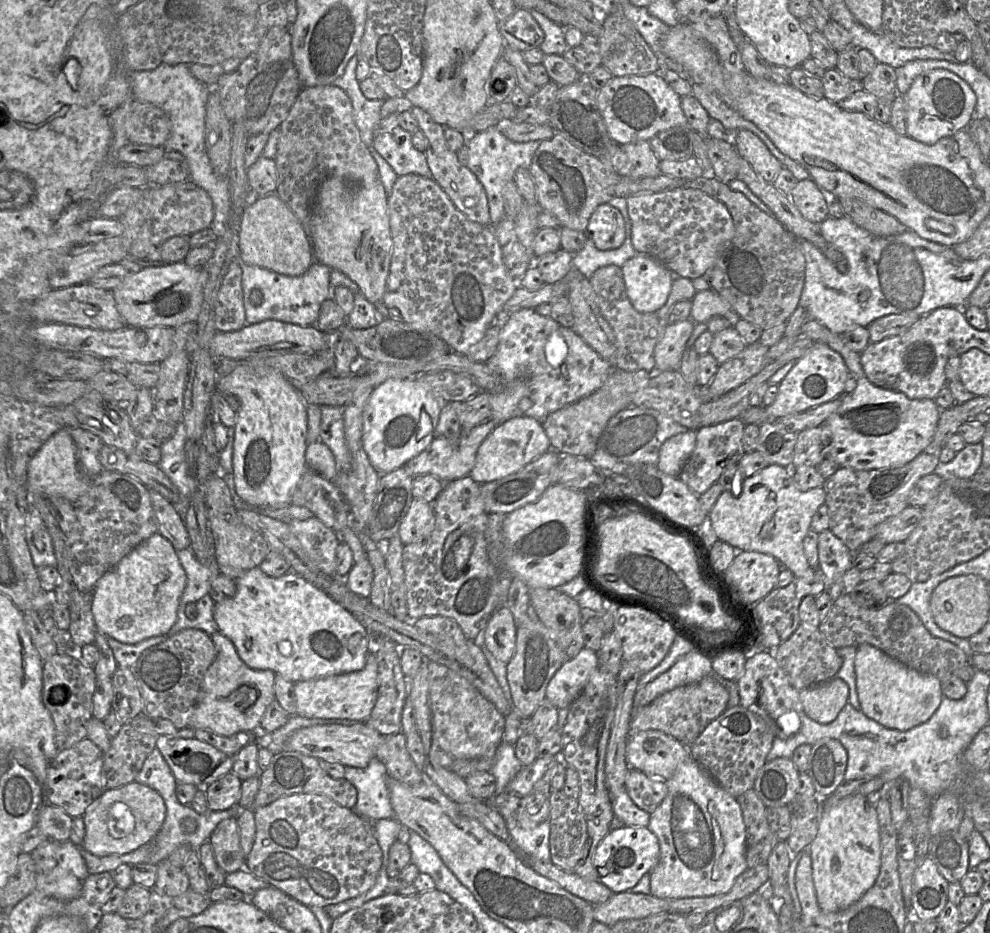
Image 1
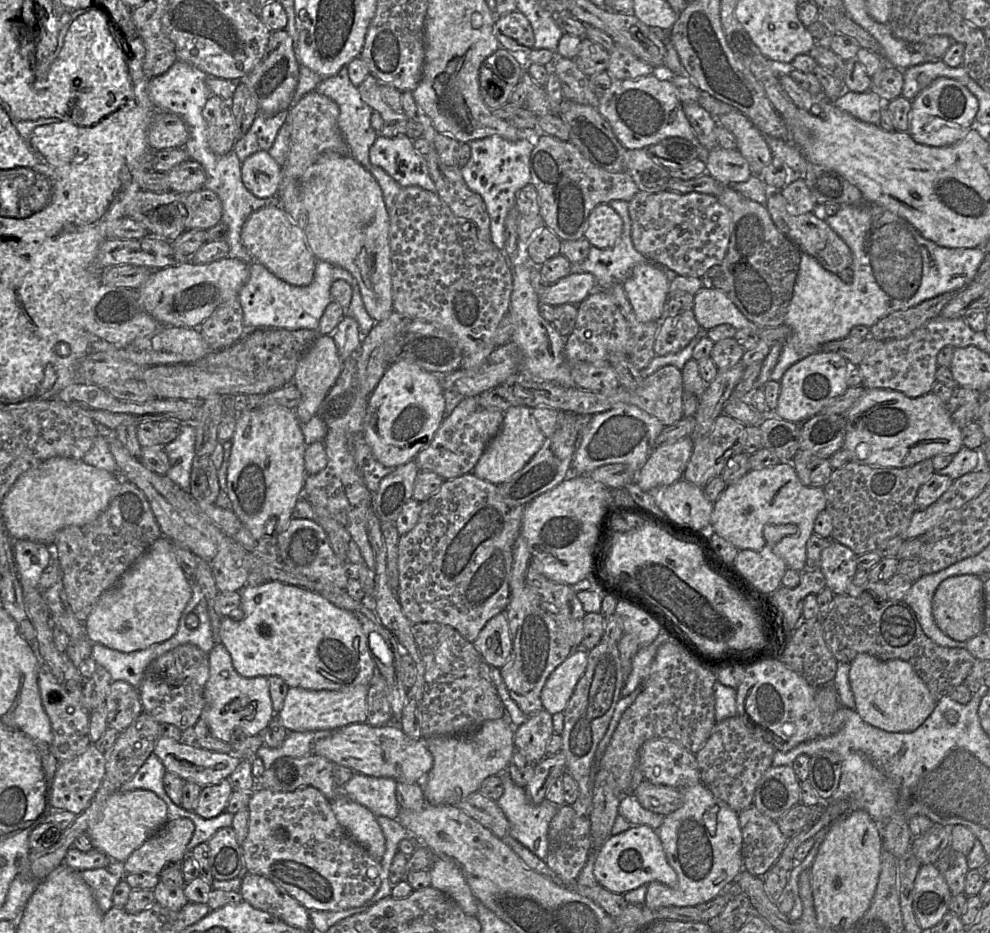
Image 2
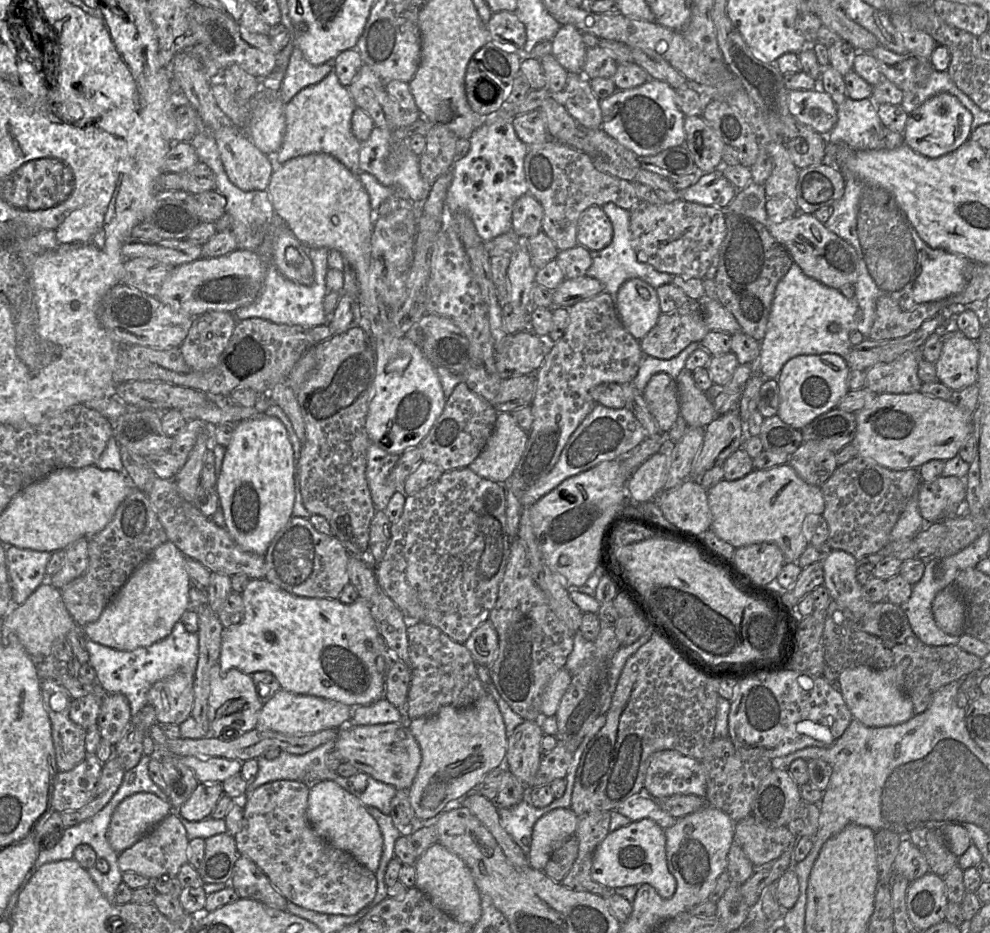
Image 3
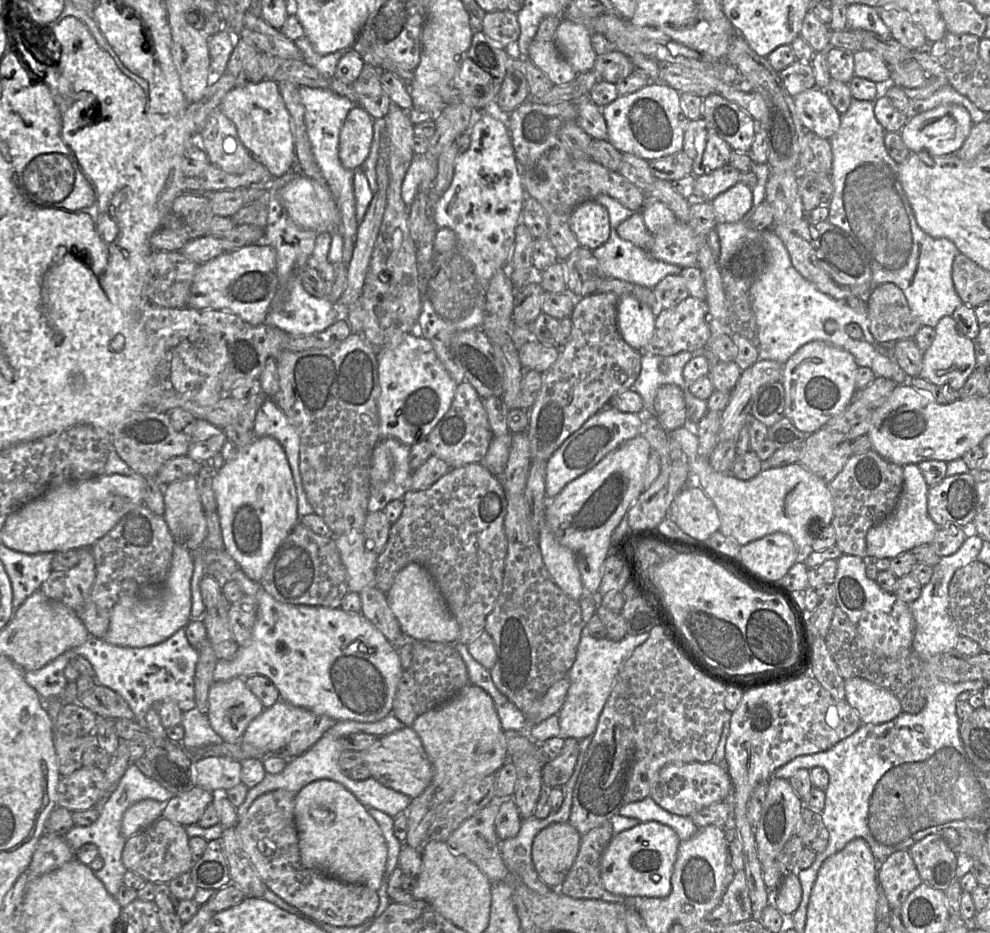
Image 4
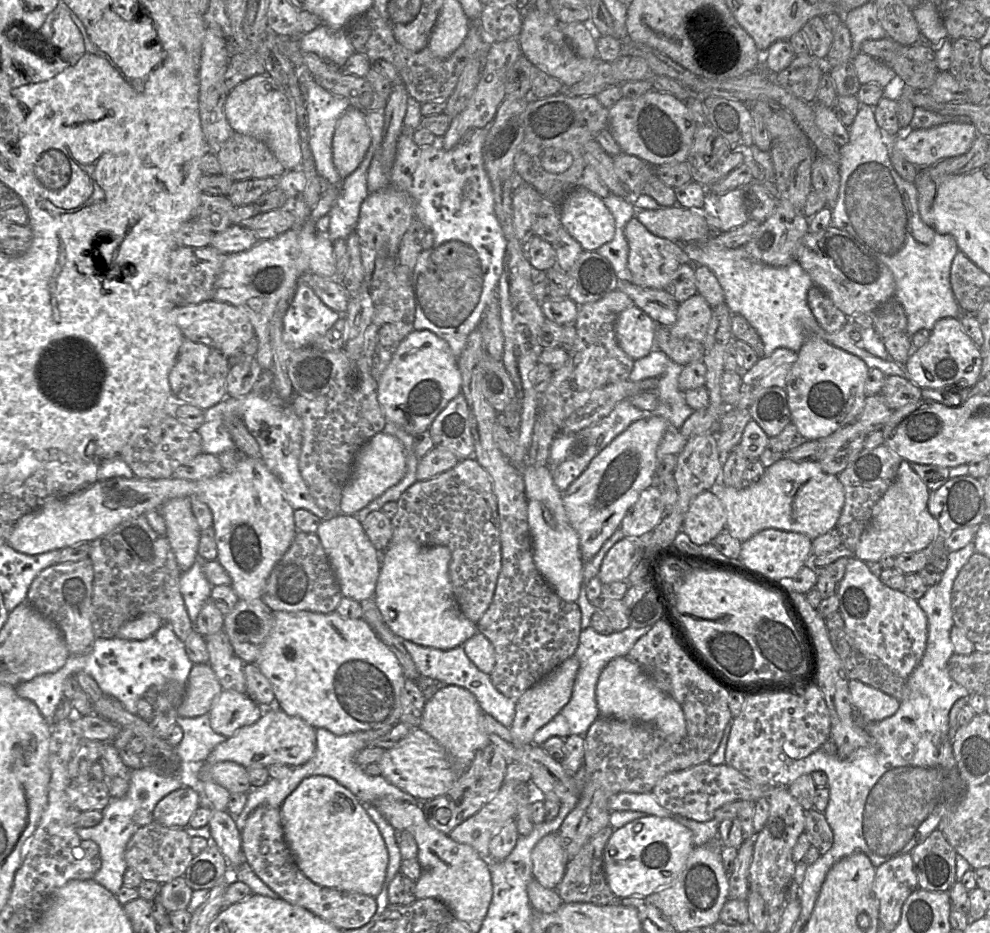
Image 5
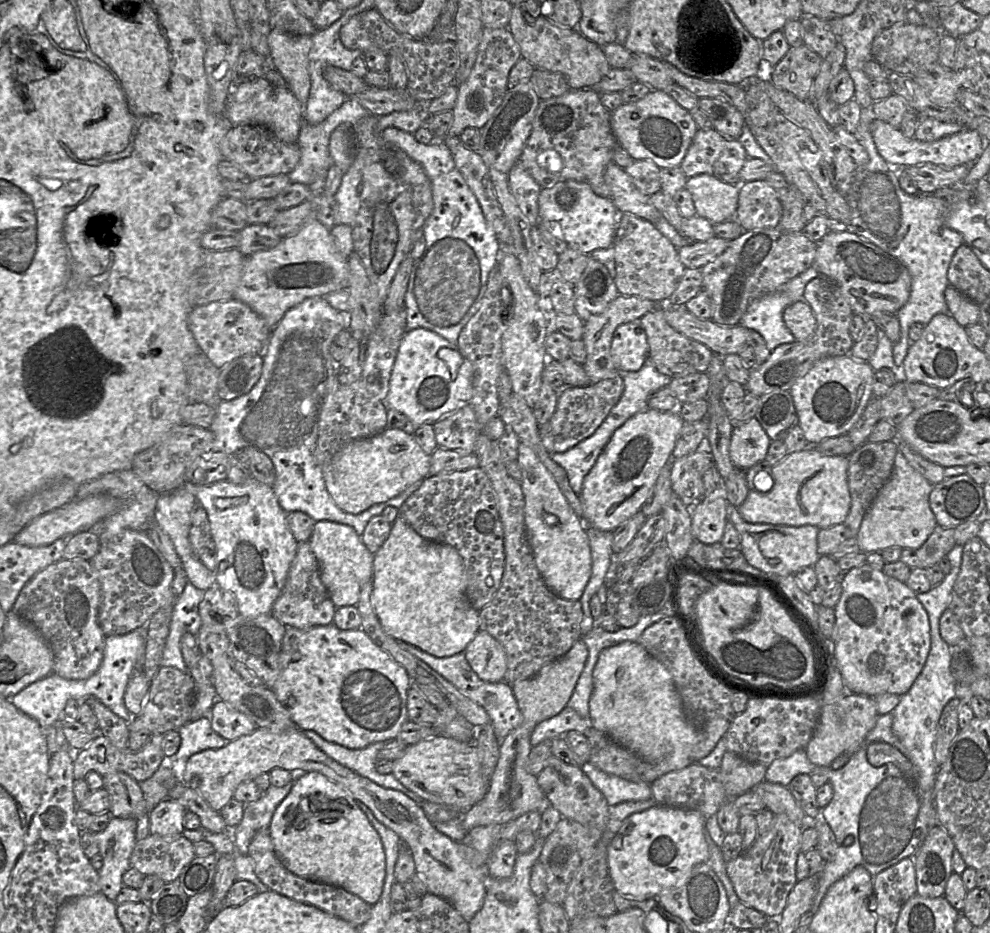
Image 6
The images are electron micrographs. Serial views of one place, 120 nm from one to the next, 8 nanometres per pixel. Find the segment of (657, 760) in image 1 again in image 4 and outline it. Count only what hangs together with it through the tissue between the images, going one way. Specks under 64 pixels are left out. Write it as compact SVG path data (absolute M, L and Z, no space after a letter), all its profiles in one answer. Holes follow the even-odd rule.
M671 762L654 774L650 795L662 808L680 816L689 816L715 802L723 802L733 784L723 764L711 762Z

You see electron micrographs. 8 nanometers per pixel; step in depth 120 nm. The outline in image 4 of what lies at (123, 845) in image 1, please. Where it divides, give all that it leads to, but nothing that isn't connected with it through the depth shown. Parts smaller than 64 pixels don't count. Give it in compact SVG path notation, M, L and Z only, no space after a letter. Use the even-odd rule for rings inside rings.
M145 799L126 810L123 815L121 833L128 840L131 836L155 823L162 817L164 804Z

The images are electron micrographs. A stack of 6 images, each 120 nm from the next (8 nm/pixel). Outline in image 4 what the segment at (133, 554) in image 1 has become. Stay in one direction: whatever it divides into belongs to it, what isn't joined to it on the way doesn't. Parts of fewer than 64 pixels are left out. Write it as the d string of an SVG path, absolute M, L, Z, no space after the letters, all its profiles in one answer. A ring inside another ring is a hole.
M181 542L174 544L172 561L161 585L145 585L138 593L124 593L114 605L103 640L123 647L146 647L168 639L191 620L191 578L193 555Z

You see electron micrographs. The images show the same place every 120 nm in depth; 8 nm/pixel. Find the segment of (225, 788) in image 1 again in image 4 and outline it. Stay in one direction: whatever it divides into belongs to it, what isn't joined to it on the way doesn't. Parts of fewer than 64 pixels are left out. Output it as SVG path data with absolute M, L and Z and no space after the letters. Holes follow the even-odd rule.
M195 786L164 804L162 818L182 826L197 824L217 793Z

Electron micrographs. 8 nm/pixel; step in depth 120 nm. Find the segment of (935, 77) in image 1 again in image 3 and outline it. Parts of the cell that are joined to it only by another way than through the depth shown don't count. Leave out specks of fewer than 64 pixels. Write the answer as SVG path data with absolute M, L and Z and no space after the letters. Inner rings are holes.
M947 92L939 93L909 114L903 132L904 141L917 153L937 158L956 150L969 139L972 120L972 113L956 96Z

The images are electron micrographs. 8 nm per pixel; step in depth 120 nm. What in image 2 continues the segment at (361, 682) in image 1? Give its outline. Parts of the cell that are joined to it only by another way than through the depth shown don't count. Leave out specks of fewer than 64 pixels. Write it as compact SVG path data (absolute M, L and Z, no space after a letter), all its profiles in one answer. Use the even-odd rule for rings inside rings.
M369 685L347 686L339 690L306 690L289 687L278 715L288 731L309 732L339 729L352 723L367 721L366 698Z

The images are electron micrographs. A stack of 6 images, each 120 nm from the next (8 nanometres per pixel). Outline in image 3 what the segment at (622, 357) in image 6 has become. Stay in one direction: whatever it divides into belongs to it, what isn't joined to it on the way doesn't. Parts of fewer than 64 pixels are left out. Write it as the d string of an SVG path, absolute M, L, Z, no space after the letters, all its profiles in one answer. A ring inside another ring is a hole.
M631 278L620 287L615 305L623 326L638 341L656 325L662 313L656 288L640 278Z

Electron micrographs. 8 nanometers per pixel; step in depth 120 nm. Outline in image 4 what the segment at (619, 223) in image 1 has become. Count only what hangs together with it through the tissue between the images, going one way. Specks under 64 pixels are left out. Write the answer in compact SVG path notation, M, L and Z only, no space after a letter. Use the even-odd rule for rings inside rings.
M596 199L578 205L571 213L569 226L580 246L595 250L610 236L610 219L607 209Z

